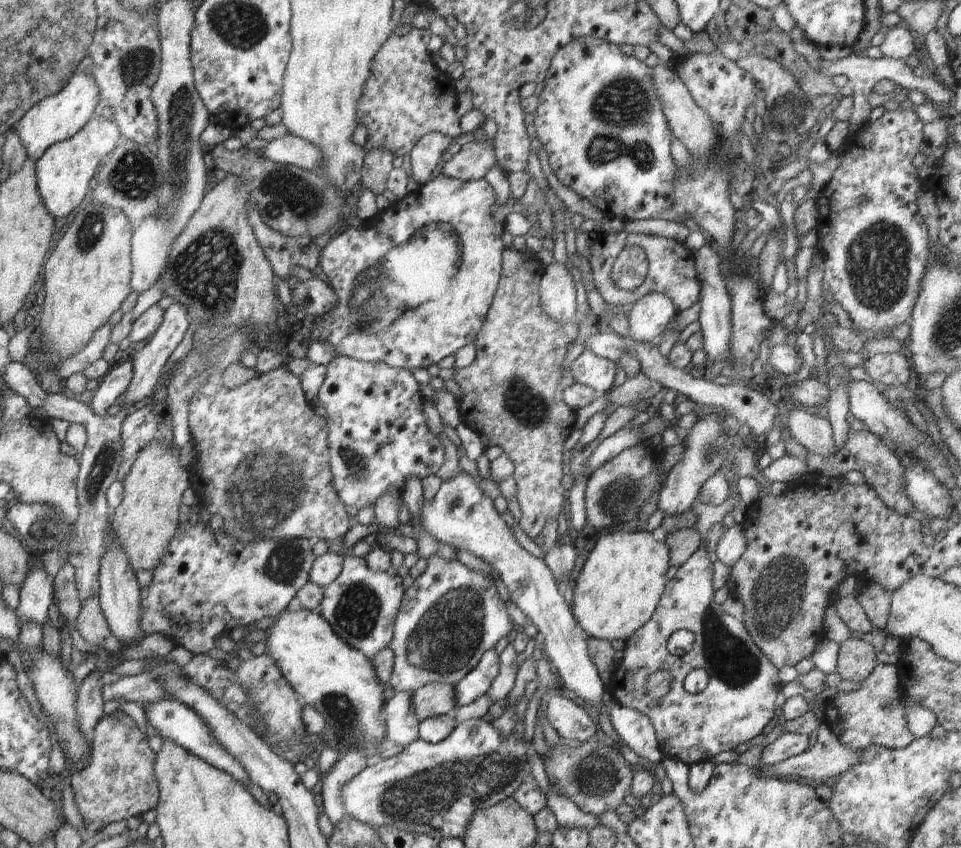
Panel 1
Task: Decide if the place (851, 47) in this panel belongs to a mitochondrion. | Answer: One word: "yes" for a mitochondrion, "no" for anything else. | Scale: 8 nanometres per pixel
no

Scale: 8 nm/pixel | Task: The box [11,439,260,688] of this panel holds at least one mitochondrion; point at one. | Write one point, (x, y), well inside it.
(46, 527)

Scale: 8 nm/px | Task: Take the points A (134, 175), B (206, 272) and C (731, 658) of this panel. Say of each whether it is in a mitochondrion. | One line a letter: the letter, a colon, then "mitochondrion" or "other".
A: mitochondrion
B: mitochondrion
C: mitochondrion

